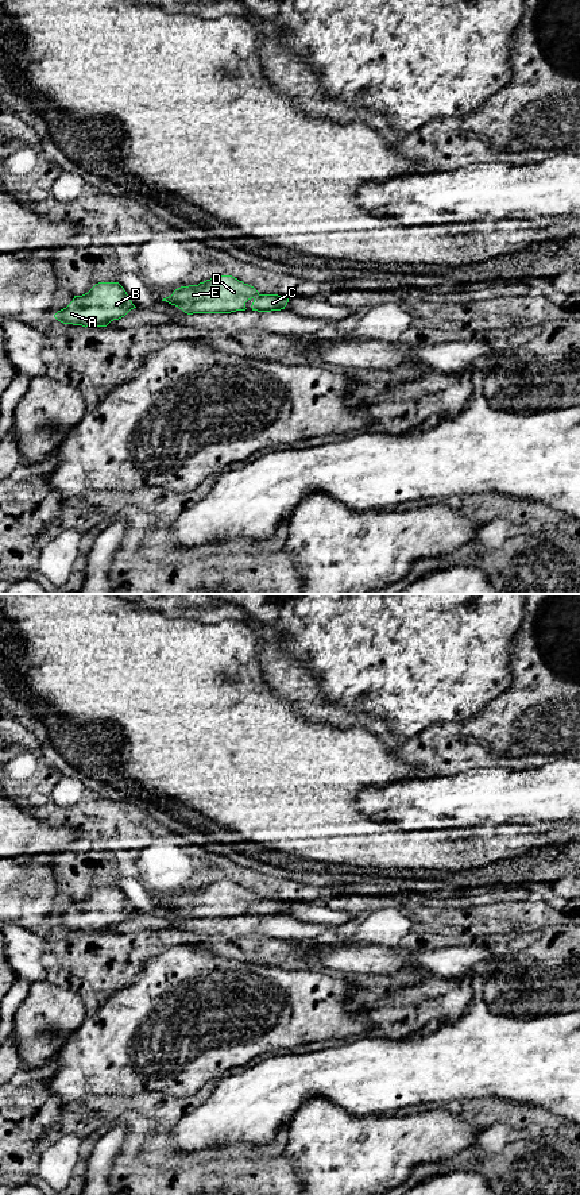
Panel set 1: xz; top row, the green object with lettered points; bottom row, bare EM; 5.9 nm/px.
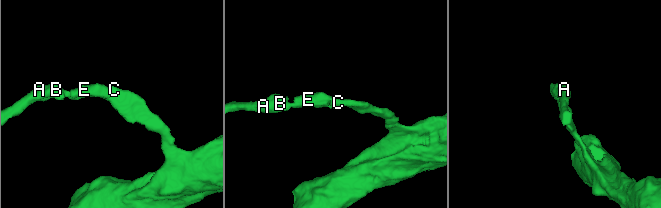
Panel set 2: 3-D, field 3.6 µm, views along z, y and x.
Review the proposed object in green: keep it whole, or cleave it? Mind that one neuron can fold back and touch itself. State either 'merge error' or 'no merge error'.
no merge error

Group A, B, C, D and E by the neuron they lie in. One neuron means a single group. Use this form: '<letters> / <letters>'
A B C D E

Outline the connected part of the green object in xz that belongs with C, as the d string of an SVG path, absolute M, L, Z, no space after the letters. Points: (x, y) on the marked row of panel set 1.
M217 275L198 285L181 286L162 301L193 315L245 311L245 302L251 298L251 308L258 312L281 311L289 302L287 297L260 294L254 286L232 275Z

